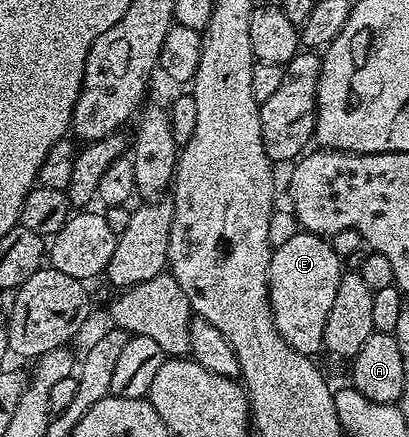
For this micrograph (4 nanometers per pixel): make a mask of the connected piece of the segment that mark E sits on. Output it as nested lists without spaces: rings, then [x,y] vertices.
[[[299,233],[273,250],[268,270],[272,316],[278,325],[278,333],[282,333],[284,340],[295,351],[312,357],[316,350],[319,352],[323,348],[326,317],[330,317],[330,305],[334,305],[334,293],[338,293],[341,274],[341,256],[334,253],[327,238]]]

